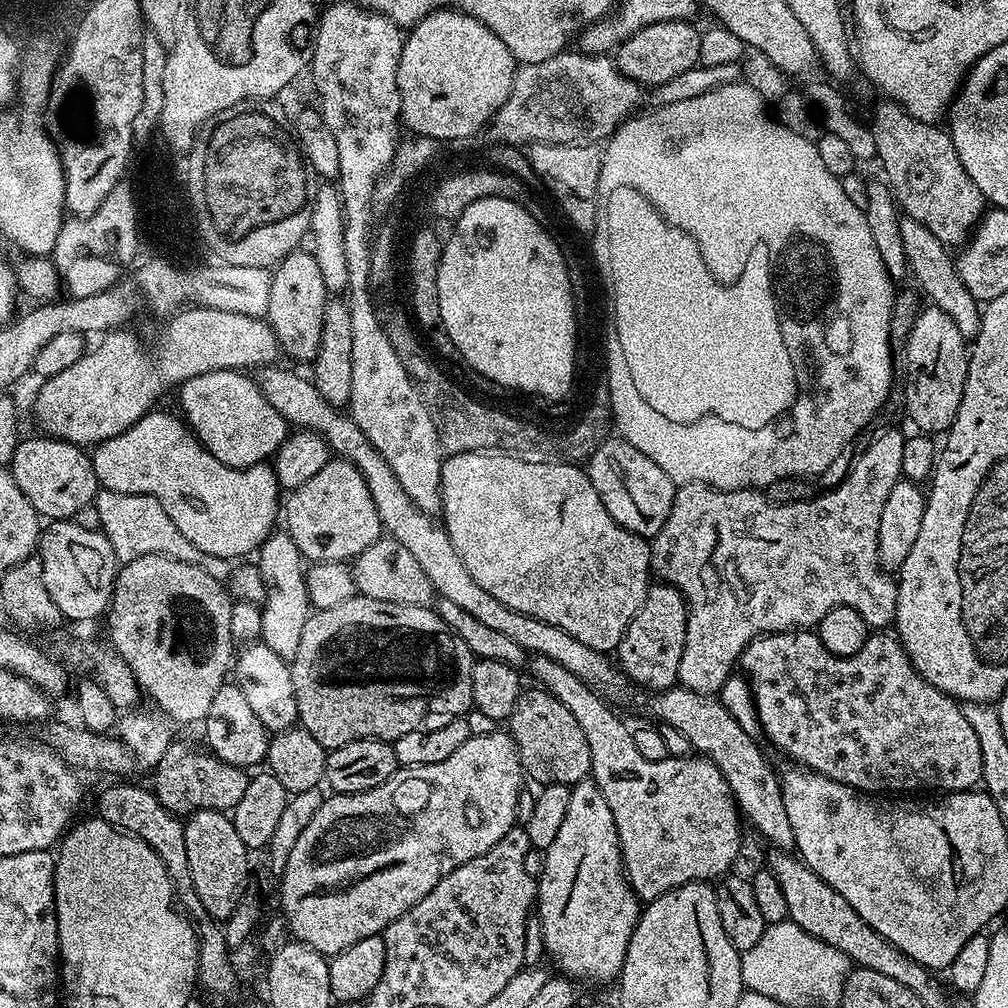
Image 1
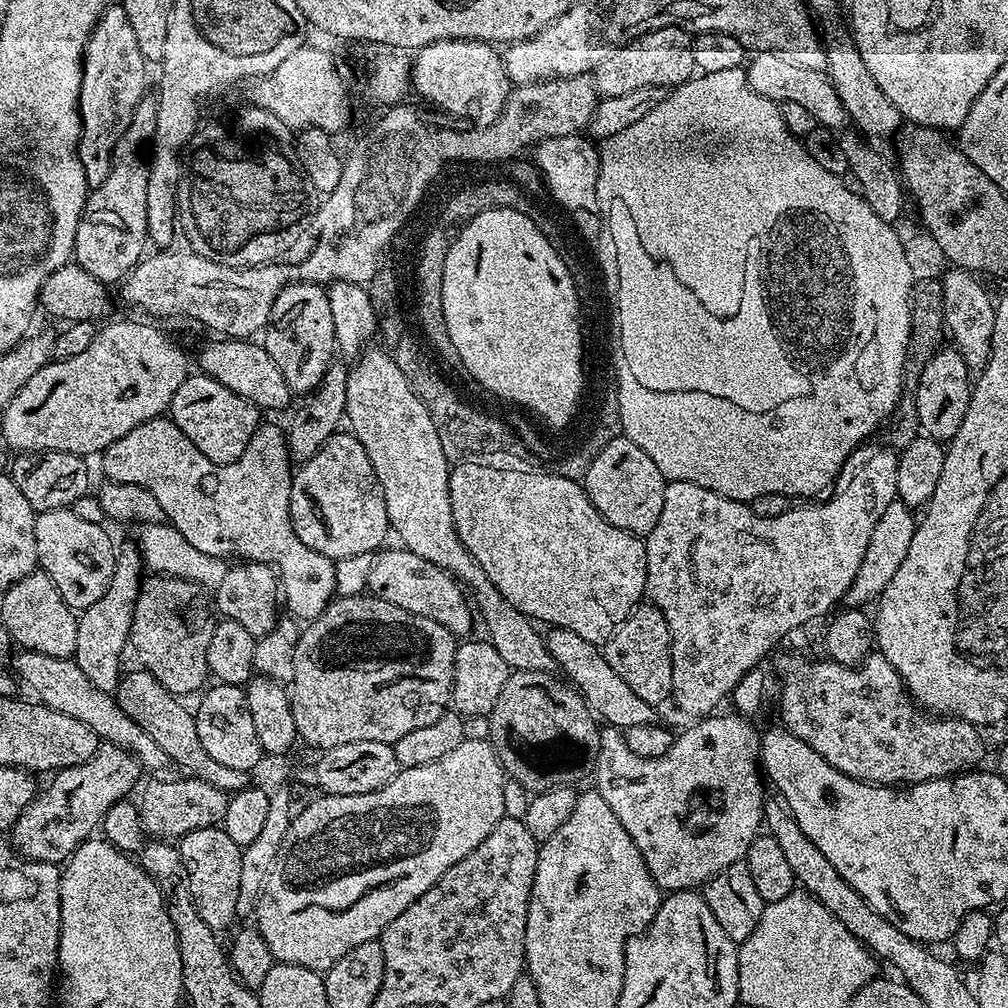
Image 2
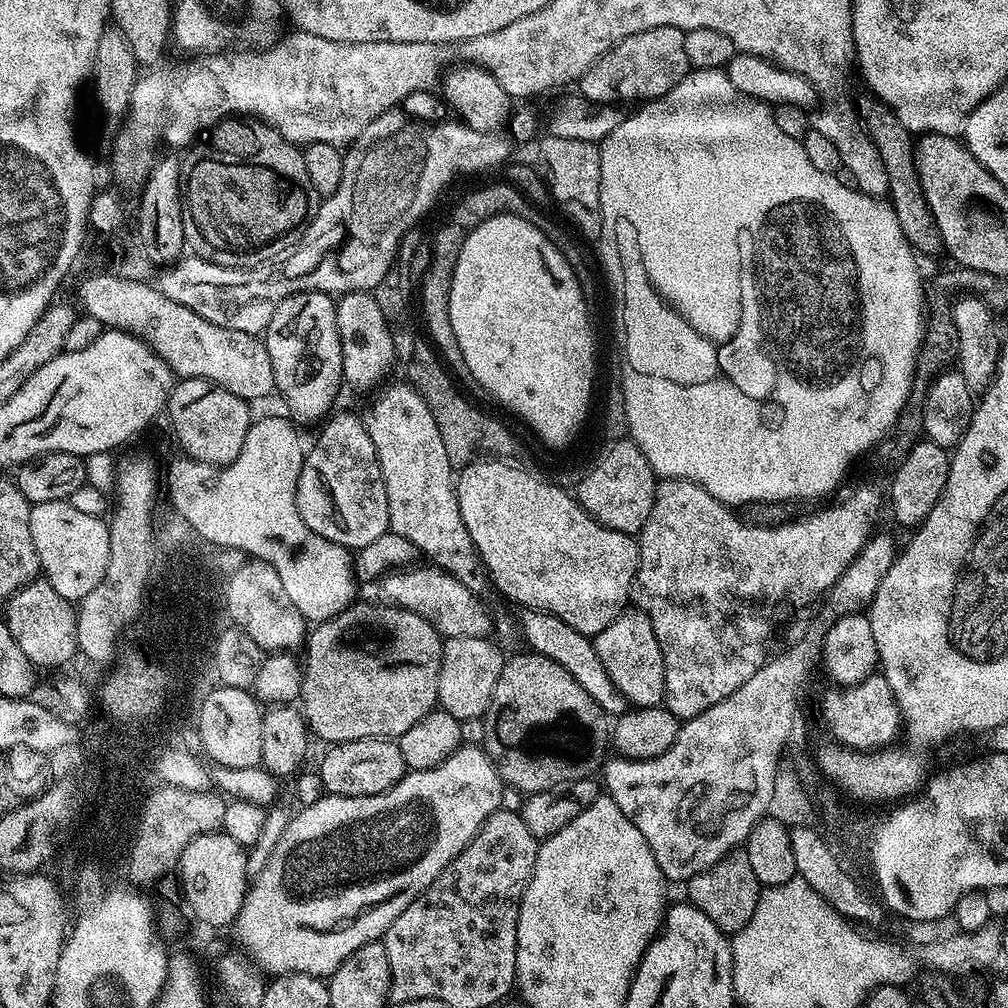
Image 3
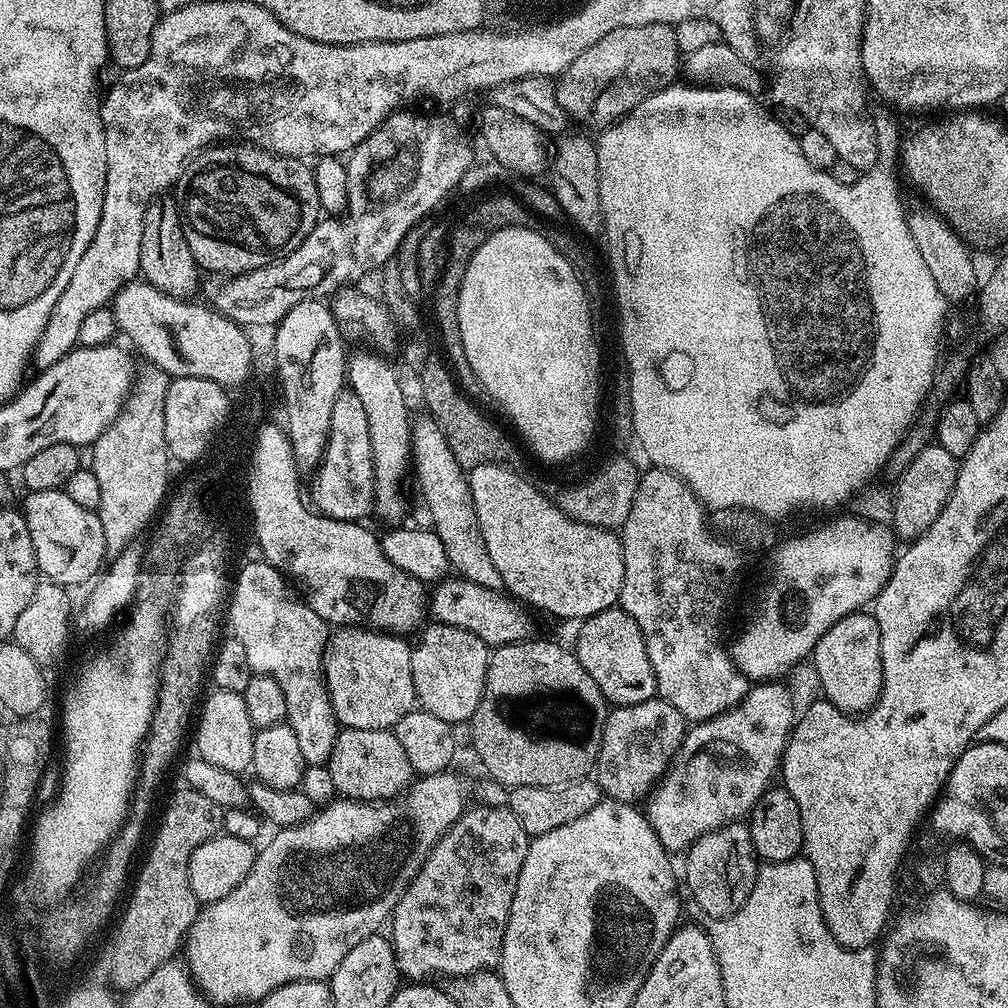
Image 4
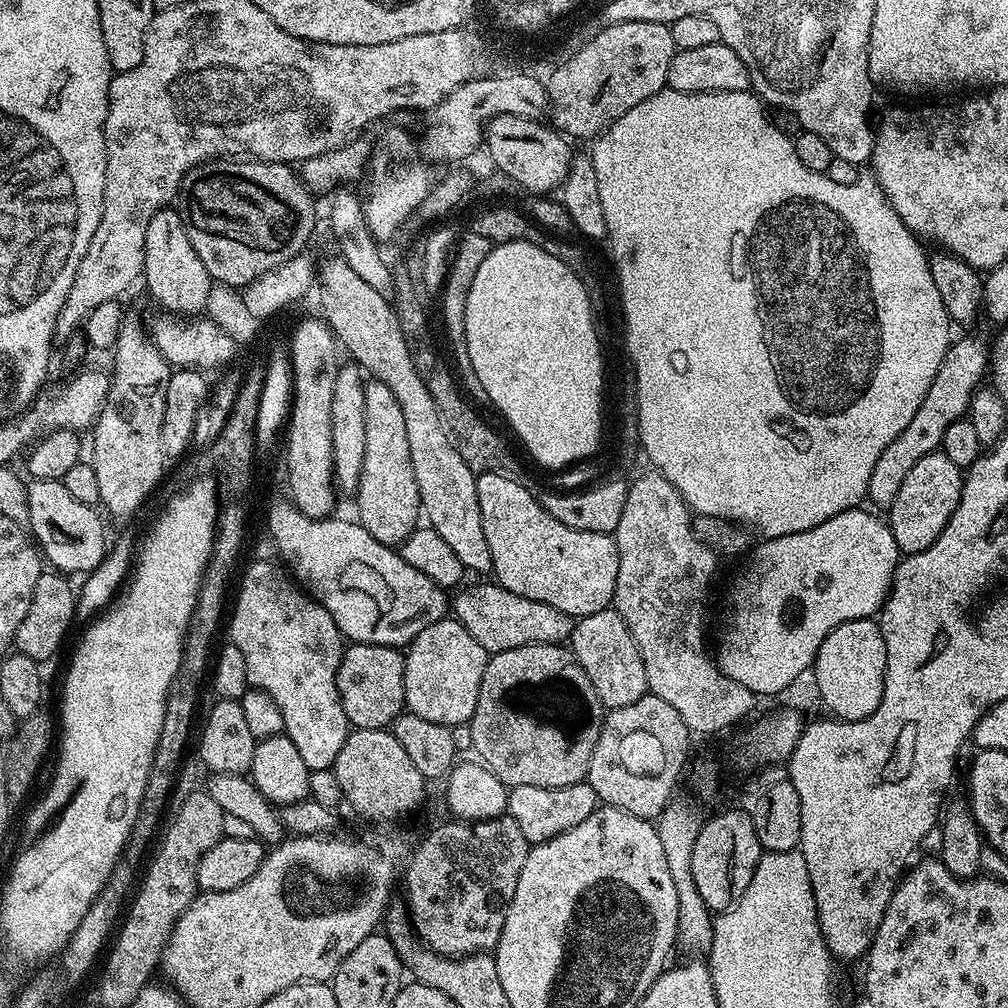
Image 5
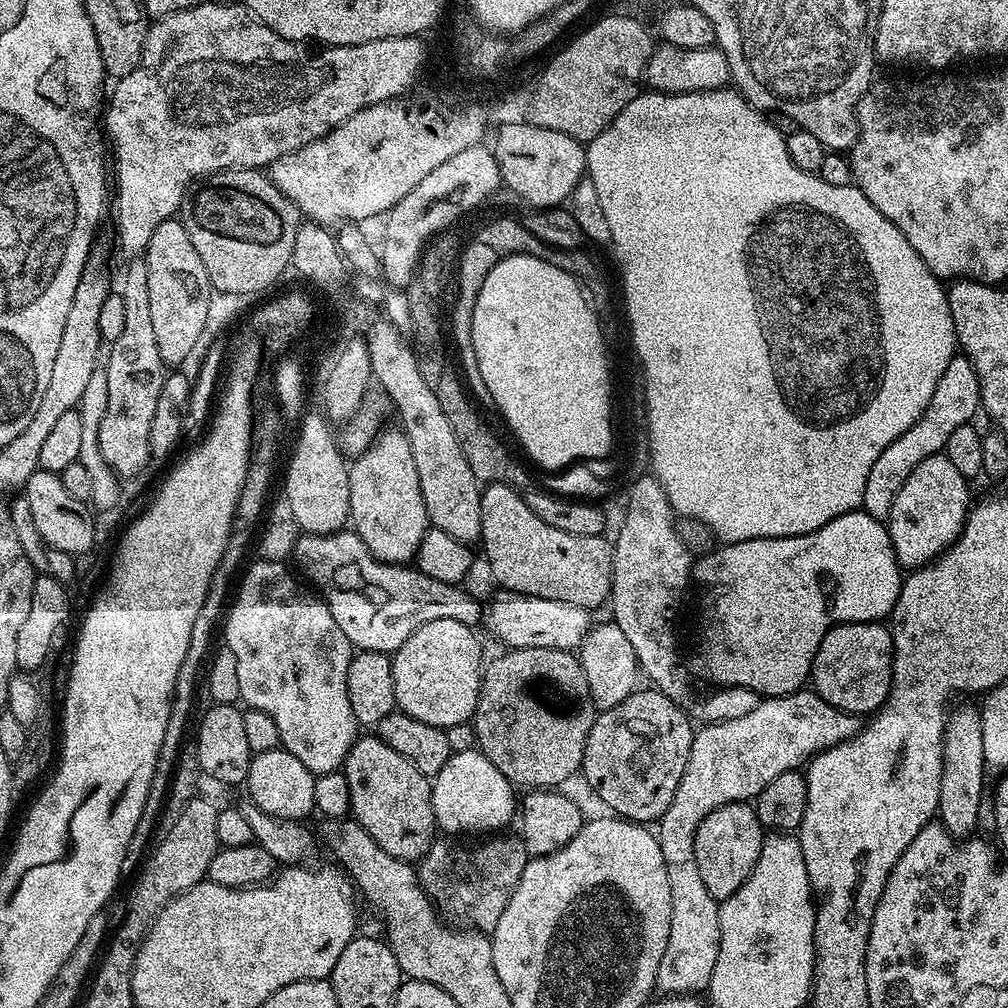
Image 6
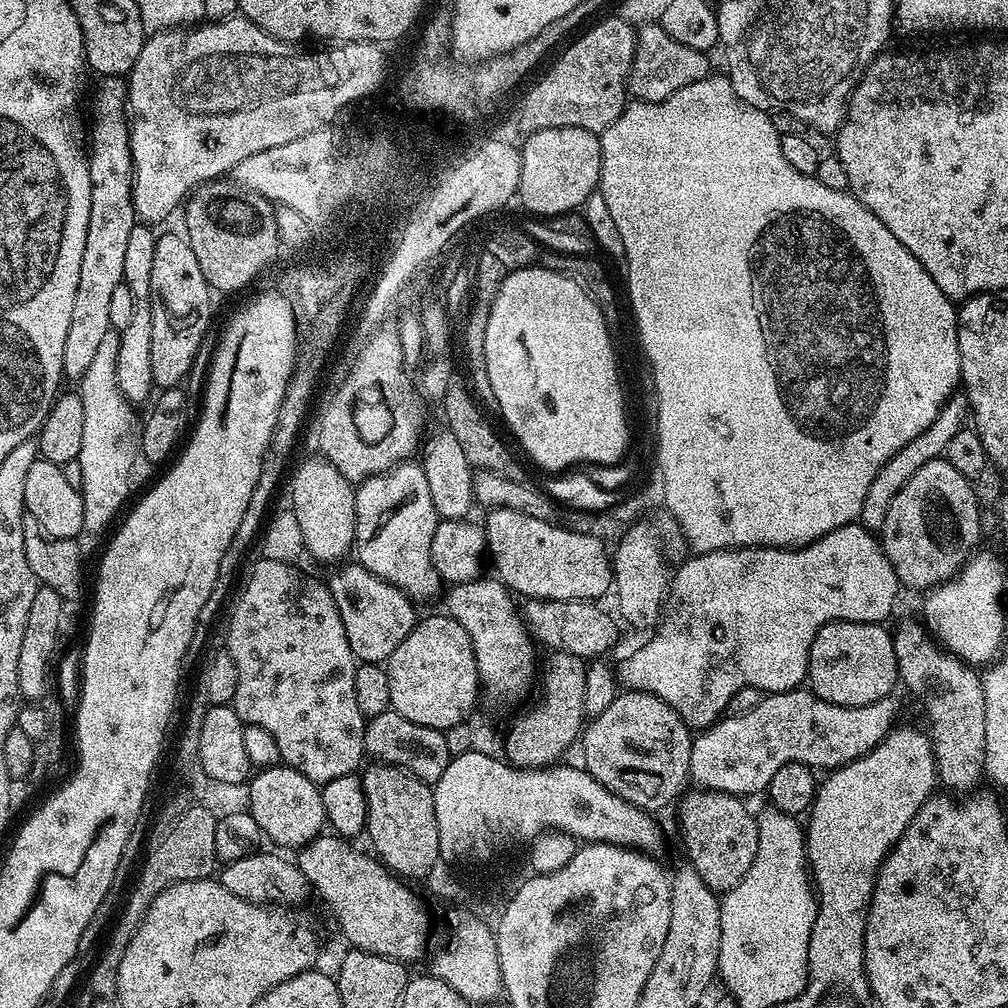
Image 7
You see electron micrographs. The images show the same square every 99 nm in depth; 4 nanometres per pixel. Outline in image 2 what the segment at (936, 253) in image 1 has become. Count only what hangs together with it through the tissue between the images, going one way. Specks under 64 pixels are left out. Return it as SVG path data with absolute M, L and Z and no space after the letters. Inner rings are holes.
M955 266L947 269L945 276L939 277L942 306L944 307L944 327L947 335L952 336L951 343L956 352L962 354L969 370L979 370L988 361L992 349L992 335L994 334L994 314L996 304L994 296L979 284L977 277L964 268Z

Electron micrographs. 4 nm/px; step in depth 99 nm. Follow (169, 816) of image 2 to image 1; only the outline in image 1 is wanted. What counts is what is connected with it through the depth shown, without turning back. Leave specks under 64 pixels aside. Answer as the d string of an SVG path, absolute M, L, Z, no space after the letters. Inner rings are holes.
M173 742L168 745L166 754L162 754L151 773L153 776L150 787L156 793L158 802L162 802L166 810L181 818L201 810L231 813L238 806L242 794L246 794L249 773L243 768L222 762L207 751L204 752L199 752L188 744Z

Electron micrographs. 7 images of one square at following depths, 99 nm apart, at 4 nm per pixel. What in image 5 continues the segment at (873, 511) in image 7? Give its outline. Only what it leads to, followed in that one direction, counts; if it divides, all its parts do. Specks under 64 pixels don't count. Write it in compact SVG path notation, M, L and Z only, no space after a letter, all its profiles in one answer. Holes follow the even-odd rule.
M964 336L961 340L953 339L946 350L946 358L942 358L942 366L938 366L938 374L934 374L934 382L930 382L930 390L926 390L926 398L922 398L922 406L918 406L918 414L910 418L910 426L882 450L878 462L874 462L874 470L870 474L870 486L867 499L877 504L877 509L891 509L894 498L898 498L898 490L902 481L910 474L910 470L926 454L937 451L944 443L946 430L954 426L954 422L965 419L968 408L972 404L976 391L982 387L980 380L990 372L990 344L980 336Z

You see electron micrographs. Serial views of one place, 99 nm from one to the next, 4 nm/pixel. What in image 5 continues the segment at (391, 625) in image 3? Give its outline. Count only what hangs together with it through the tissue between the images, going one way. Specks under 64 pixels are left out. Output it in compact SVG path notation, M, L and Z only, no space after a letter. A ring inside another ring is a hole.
M349 643L340 659L336 675L338 694L342 698L342 710L346 710L346 718L353 729L383 728L387 729L392 721L405 711L404 703L404 658L399 647L391 648L385 644Z

